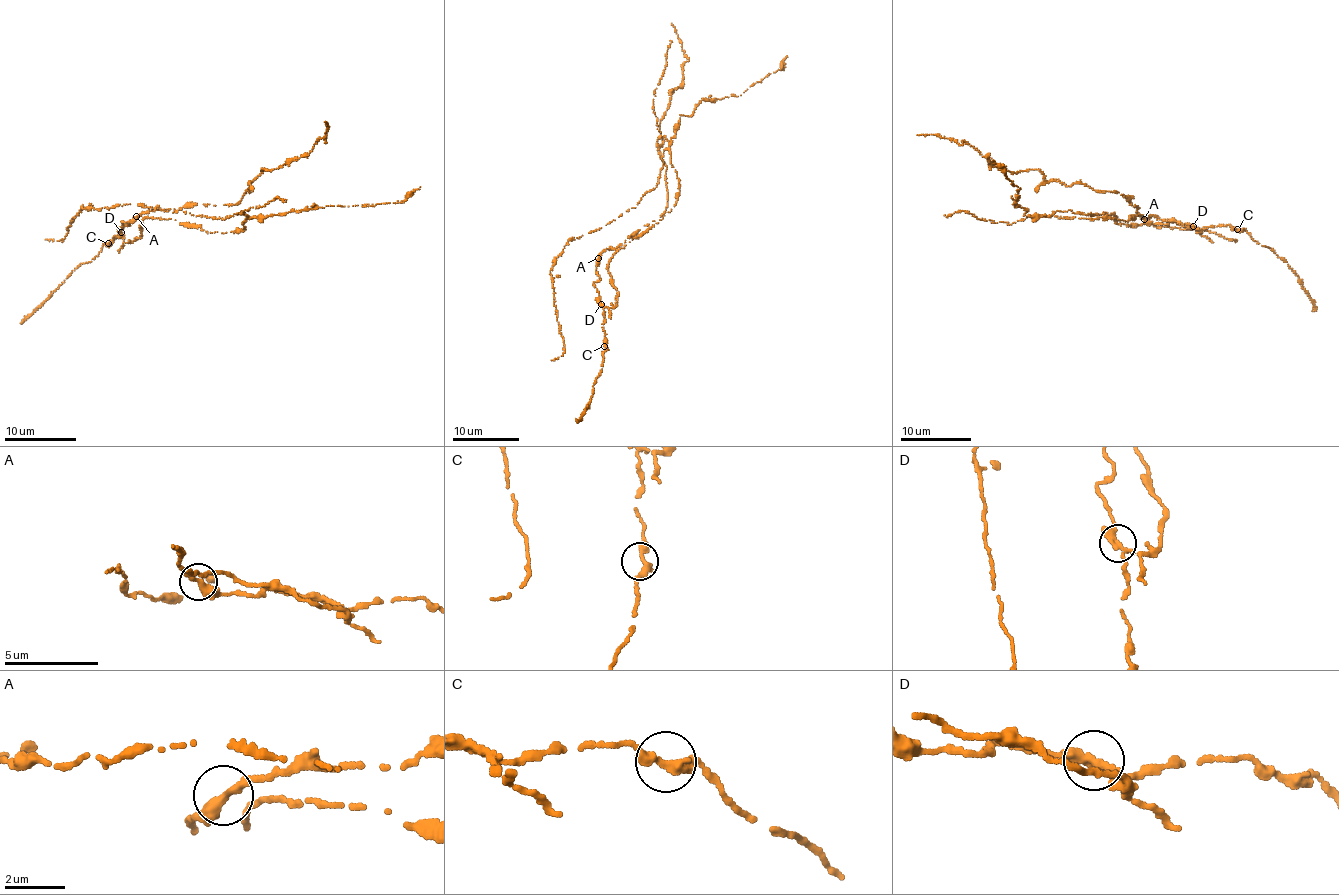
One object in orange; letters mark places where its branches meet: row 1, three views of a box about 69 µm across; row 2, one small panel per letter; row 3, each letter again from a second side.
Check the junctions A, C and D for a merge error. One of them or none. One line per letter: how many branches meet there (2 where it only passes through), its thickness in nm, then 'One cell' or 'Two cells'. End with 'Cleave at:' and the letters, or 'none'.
A: Branches: 2. Thickness 320 nm. One cell
C: Branches: 2. Thickness 320 nm. One cell
D: Branches: 2. Thickness 340 nm. Two cells
Cleave at: D

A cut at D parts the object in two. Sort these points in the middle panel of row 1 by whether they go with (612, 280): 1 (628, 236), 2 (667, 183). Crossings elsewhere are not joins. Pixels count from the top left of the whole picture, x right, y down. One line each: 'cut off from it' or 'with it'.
1: cut off from it
2: cut off from it

